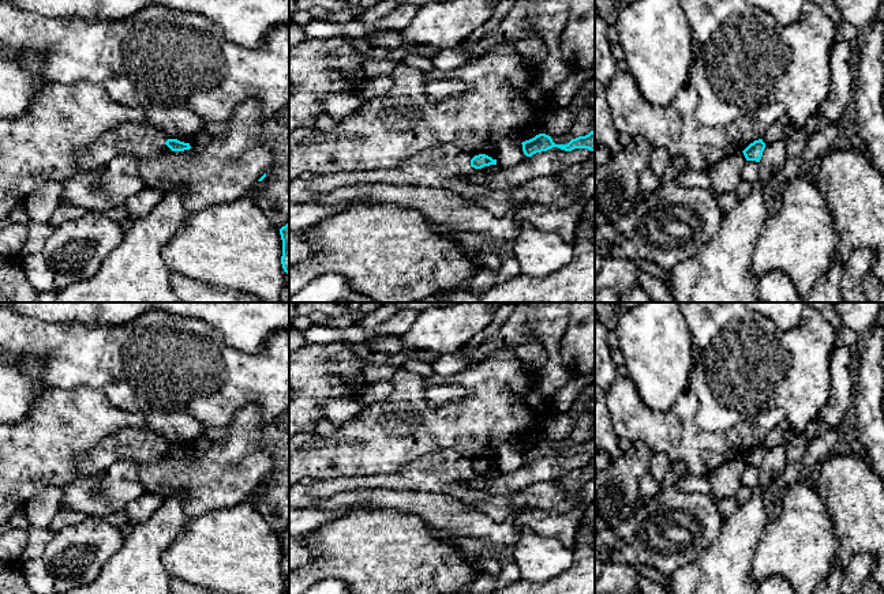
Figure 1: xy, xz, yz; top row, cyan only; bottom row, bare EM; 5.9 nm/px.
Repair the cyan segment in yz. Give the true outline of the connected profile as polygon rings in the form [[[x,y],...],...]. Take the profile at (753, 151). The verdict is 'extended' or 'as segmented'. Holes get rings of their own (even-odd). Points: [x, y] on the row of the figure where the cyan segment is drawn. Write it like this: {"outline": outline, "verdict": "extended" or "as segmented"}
{"outline": [[[758,139],[750,143],[742,153],[746,161],[760,162],[764,148],[765,148],[765,143],[763,142],[763,139]]], "verdict": "as segmented"}

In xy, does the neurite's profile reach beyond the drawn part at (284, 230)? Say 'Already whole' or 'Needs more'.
Already whole

